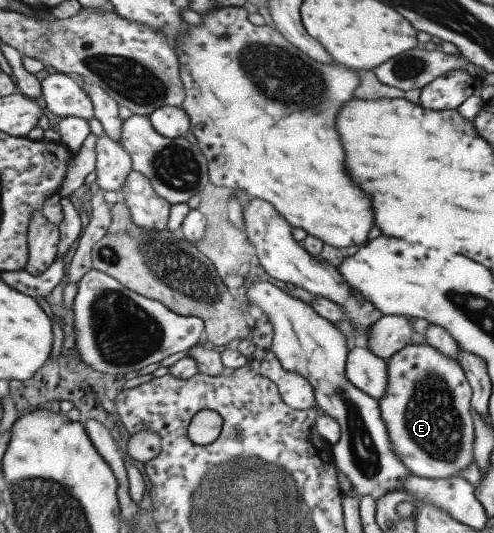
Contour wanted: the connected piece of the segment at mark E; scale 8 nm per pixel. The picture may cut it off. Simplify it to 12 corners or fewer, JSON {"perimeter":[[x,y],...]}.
{"perimeter":[[421,339],[376,399],[396,459],[425,479],[472,455],[471,387]]}

